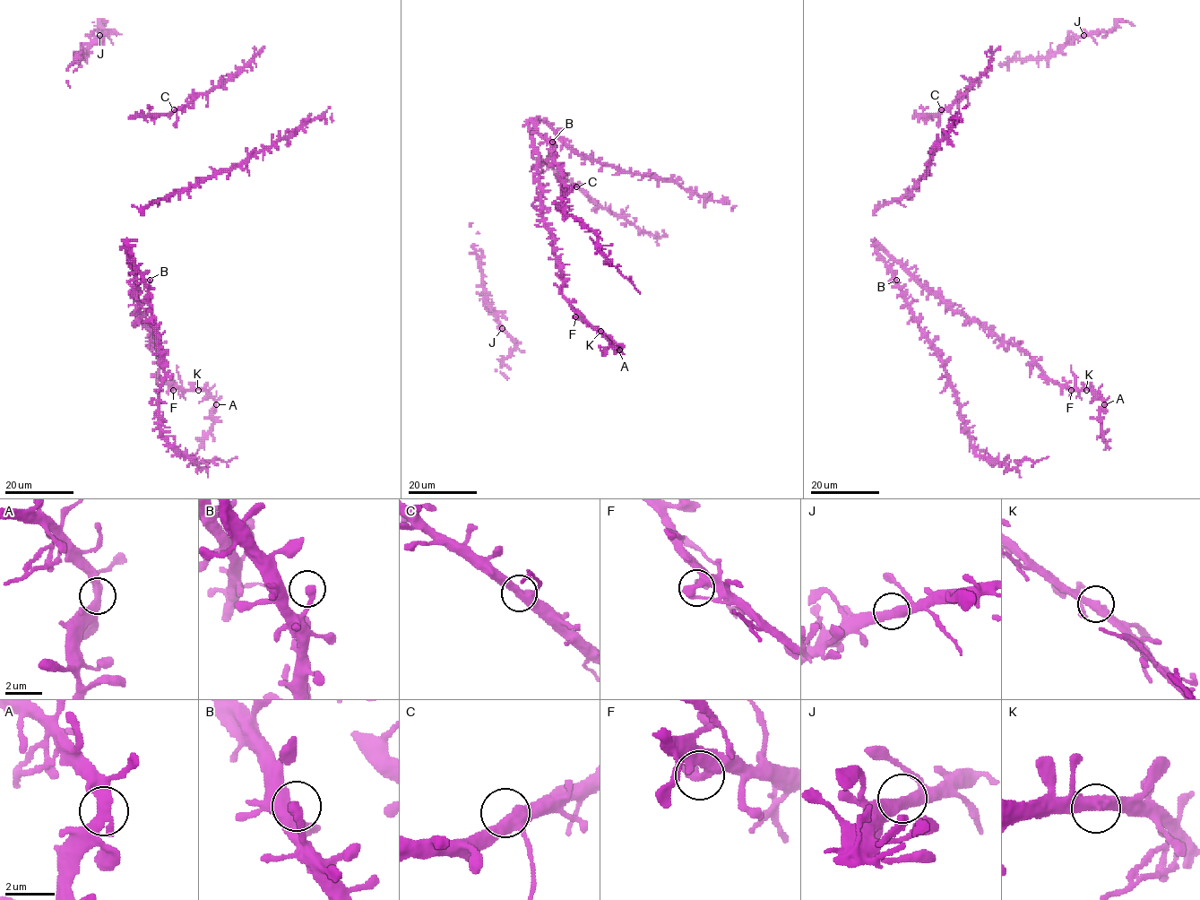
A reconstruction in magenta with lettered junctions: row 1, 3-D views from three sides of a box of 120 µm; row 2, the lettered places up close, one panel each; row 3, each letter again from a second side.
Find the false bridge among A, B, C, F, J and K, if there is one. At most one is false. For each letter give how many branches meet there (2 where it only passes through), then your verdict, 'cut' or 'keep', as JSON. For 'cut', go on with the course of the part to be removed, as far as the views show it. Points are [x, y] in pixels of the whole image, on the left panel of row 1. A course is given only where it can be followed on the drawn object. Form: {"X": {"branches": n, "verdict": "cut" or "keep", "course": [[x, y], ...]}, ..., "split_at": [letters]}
{"A": {"branches": 2, "verdict": "keep"}, "B": {"branches": 1, "verdict": "keep"}, "C": {"branches": 3, "verdict": "keep"}, "F": {"branches": 2, "verdict": "keep"}, "J": {"branches": 2, "verdict": "keep"}, "K": {"branches": 3, "verdict": "keep"}, "split_at": []}

